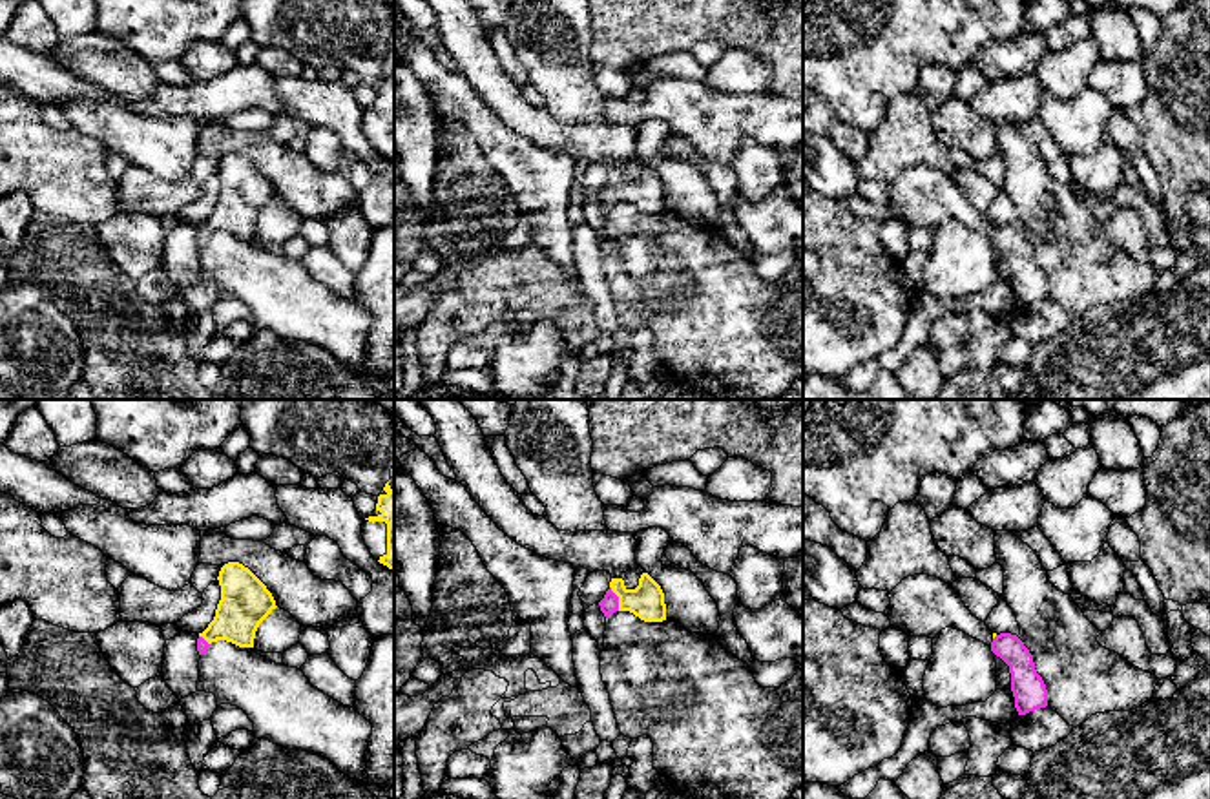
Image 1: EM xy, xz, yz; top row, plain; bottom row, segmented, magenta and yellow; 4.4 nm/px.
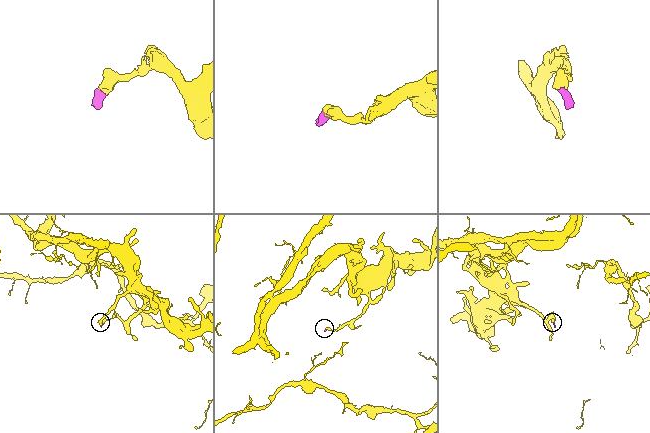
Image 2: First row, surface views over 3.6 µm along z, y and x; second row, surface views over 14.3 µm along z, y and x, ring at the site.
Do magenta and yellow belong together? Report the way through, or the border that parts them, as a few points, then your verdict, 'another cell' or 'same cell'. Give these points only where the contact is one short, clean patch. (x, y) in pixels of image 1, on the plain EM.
way xz (610, 194), (617, 190), (646, 192); same cell

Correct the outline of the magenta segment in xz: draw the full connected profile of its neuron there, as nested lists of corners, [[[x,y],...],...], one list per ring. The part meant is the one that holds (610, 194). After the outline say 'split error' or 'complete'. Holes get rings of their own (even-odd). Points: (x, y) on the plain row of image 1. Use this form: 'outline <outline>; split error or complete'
outline [[[648,164],[641,166],[635,181],[628,181],[622,170],[611,170],[599,197],[606,210],[615,202],[630,202],[644,213],[666,212],[664,184]]]; split error

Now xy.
outline [[[239,153],[224,155],[217,171],[221,192],[214,212],[199,224],[199,246],[204,246],[208,237],[217,232],[254,239],[259,215],[277,199],[266,177]]]; split error

